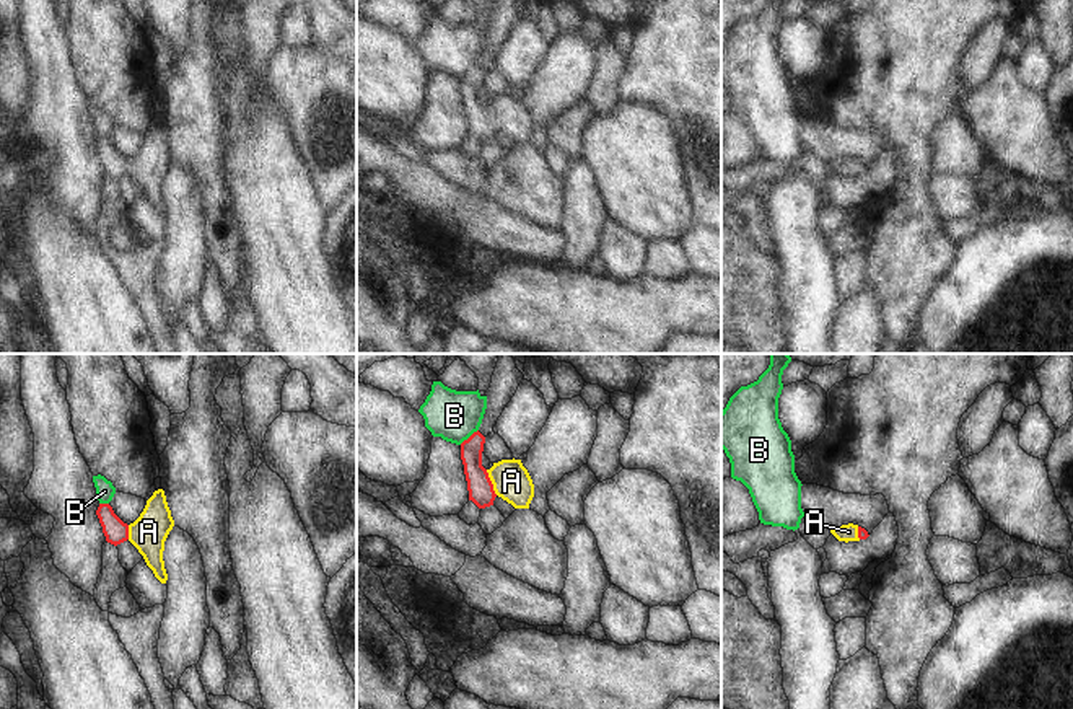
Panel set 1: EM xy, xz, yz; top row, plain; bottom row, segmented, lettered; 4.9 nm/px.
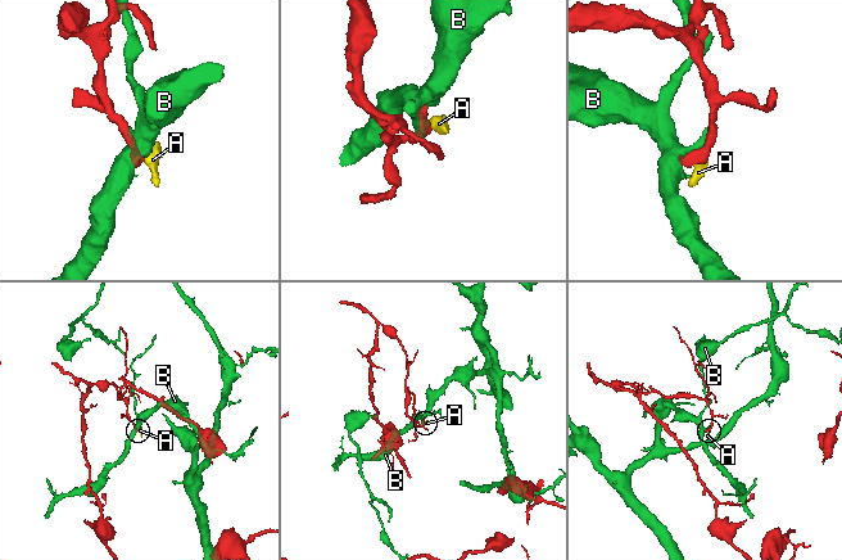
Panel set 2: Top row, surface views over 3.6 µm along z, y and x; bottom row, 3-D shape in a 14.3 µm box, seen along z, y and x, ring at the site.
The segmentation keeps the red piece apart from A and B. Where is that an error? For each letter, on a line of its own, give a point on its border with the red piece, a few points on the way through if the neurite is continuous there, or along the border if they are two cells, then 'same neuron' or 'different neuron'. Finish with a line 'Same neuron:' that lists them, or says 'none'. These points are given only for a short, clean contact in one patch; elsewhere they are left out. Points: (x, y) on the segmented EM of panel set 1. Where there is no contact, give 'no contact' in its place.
A: contact xz (490, 483); way xz (481, 489), (490, 483), (512, 481); same neuron
B: contact xz (469, 437); different neuron
Same neuron: A

